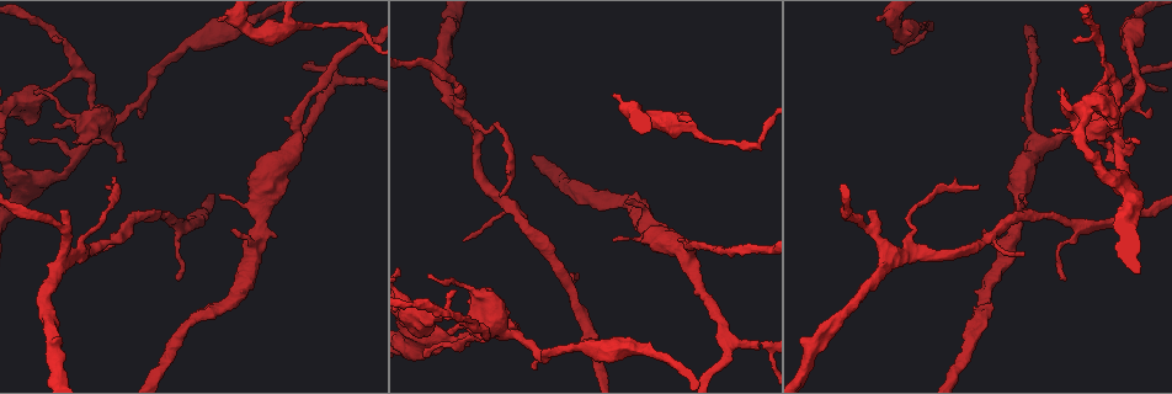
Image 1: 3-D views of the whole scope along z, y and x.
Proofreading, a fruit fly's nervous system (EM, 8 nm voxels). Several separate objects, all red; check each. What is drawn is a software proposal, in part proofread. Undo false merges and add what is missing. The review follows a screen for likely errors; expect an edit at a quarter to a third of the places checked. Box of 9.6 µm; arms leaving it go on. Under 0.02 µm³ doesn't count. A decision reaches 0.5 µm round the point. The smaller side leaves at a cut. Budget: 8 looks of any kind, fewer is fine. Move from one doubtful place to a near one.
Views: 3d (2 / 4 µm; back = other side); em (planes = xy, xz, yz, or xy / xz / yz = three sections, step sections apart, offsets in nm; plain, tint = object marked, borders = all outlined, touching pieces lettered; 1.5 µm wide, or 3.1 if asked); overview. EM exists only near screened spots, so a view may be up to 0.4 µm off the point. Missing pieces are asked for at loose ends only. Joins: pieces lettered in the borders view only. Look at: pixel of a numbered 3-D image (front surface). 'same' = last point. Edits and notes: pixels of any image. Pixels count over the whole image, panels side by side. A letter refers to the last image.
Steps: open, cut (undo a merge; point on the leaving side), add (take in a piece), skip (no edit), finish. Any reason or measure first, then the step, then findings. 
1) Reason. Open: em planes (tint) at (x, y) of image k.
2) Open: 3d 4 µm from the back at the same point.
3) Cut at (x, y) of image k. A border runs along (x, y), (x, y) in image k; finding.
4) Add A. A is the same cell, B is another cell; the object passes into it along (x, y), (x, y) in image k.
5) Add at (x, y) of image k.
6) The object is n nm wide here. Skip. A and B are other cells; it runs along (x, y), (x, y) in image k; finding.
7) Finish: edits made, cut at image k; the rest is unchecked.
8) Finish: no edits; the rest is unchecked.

Side arm on a straight run. Open: em planes (tint) at (78, 70) of image 1.

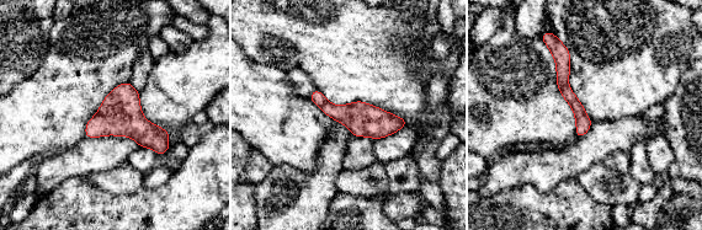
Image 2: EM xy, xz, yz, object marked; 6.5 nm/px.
Open: em planes (borders) at the same point.

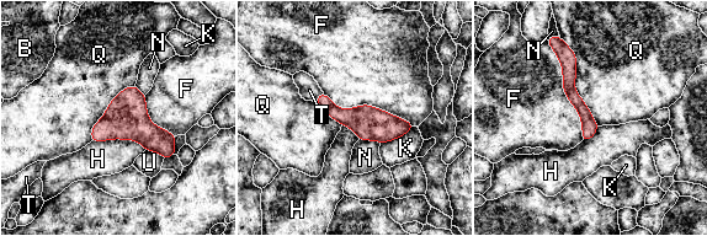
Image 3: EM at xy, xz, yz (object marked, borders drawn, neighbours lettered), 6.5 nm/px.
Cut at (365, 121) of image 3. B, F, H, K, N, Q, T and U are other cells; a border runs along (333, 105), (327, 111) in image 3; two neurons meet here.

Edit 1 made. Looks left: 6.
Sharp bend. Open: 3d 4 µm from the back at (929, 27) of image 1.

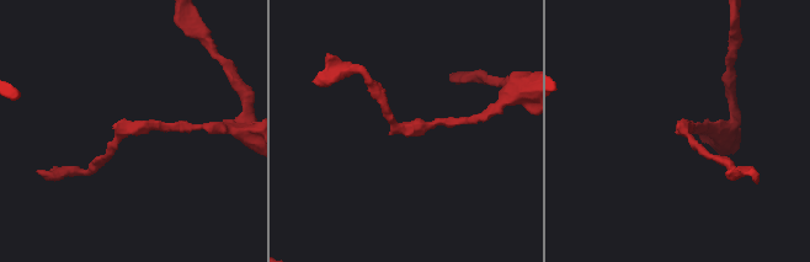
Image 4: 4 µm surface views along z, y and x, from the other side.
Open: em planes (tint) at (400, 123) of image 4.

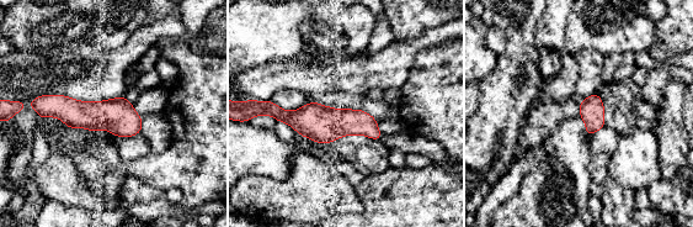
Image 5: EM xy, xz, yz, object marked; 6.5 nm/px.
See the neighbours. Open: em planes (borders) at the same point.

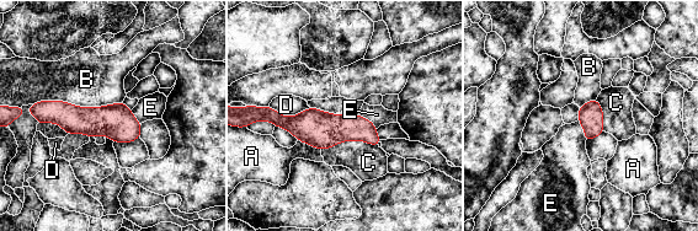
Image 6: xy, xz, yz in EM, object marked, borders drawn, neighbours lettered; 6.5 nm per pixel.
Skip. A, B, C, D and E are other cells; all the same neuron.

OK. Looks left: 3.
Free end. Open: 3d 2 µm at (455, 90) of image 1.

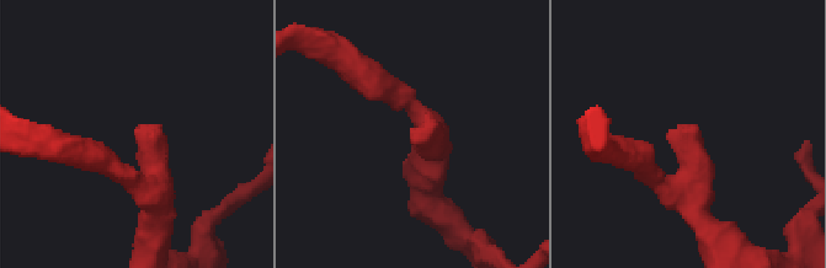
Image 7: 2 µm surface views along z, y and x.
The arms are 220, 240 nm wide; need the tissue. Open: em xz step 8 (plain) at (686, 126) of image 7.

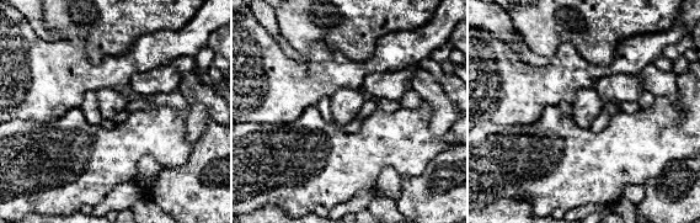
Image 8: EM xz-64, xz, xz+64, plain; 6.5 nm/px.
Open: em xz step 8 (borders) at the same point.

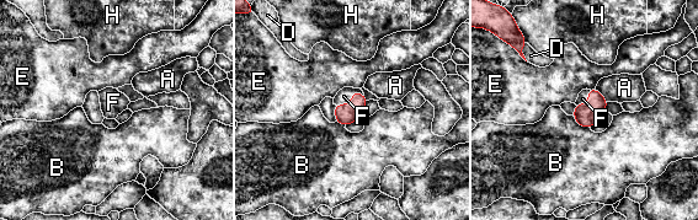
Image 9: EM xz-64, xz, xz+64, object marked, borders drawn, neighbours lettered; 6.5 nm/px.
The object is 130 nm wide here. Add F. F is the same cell, A, B, D, E and H are other cells; the object passes into it along (345, 113), (352, 100), (344, 96) in image 9; the neuron continues.

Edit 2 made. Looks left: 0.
Finish: edits made, cut at image 3, add at image 9; the rest is unchecked.

